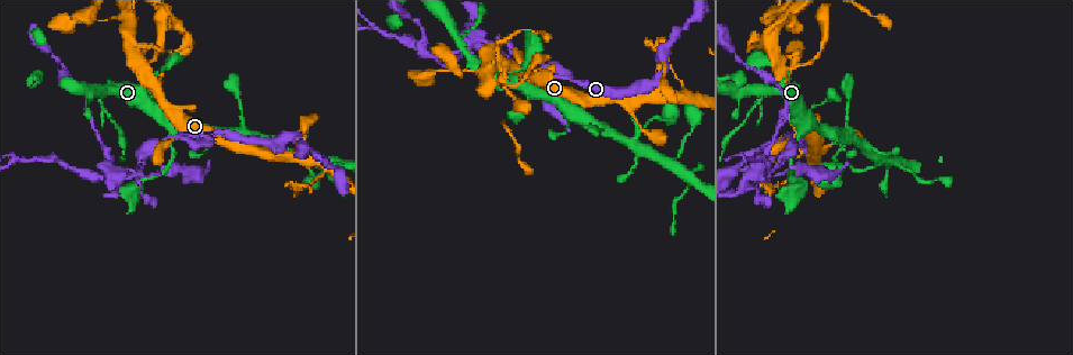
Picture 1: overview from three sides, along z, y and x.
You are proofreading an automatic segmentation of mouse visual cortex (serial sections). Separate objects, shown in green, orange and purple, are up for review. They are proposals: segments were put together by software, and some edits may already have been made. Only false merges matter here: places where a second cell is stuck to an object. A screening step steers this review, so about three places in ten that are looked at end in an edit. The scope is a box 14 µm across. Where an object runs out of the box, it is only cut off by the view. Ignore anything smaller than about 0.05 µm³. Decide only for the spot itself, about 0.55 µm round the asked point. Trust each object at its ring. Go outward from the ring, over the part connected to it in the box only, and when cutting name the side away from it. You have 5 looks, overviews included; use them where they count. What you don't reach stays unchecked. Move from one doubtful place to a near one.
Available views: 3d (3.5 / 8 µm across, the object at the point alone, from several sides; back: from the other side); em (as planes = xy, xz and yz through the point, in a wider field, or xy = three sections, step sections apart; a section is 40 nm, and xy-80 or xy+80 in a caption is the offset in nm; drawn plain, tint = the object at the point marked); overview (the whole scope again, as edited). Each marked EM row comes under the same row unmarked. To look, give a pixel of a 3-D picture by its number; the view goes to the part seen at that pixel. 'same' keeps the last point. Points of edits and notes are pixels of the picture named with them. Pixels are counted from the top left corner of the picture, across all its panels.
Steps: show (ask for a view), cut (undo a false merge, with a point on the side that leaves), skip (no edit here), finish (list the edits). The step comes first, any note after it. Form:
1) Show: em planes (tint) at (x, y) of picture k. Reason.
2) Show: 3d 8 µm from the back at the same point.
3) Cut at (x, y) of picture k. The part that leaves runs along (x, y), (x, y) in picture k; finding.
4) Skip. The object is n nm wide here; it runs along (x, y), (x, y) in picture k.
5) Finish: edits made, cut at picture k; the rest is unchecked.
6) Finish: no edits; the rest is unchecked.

Show: 3d 3.5 µm at (458, 42) of picture 1. Two arms in line, one across.

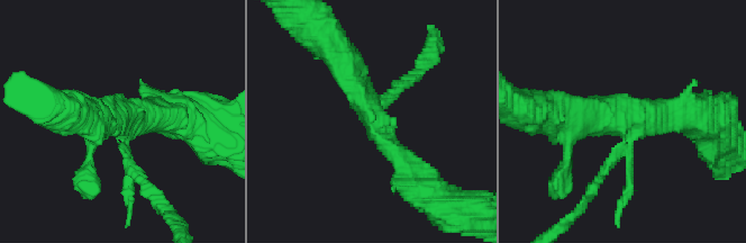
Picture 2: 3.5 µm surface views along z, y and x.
Show: em xy step 1 (tint) at (122, 120) of picture 2.

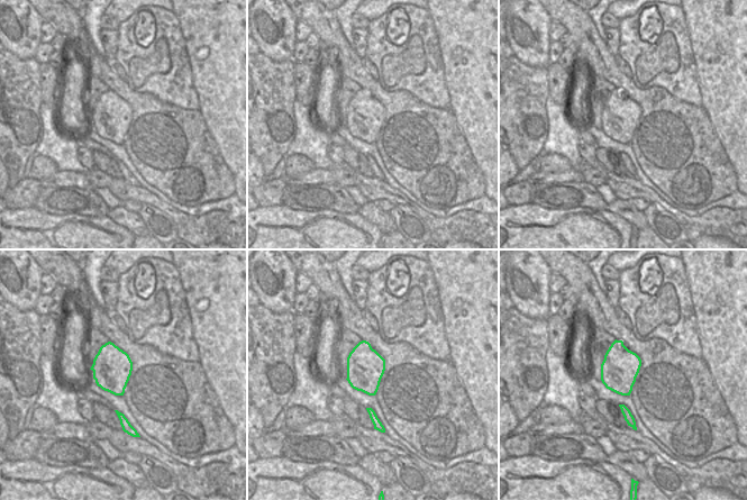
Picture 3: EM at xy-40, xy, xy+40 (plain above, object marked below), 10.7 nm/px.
Cut at (132, 171) of picture 2. The part that leaves runs along (124, 144), (130, 169), (175, 224) in picture 2; a second cell is stuck on.

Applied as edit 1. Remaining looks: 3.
Show: 3d 8 µm from the back at (193, 142) of picture 1. Abrupt turn.

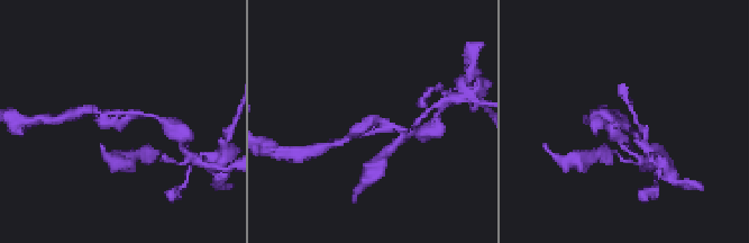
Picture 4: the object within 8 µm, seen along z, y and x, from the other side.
Show: 3d 3.5 µm at (119, 122) of picture 4. Closer look.

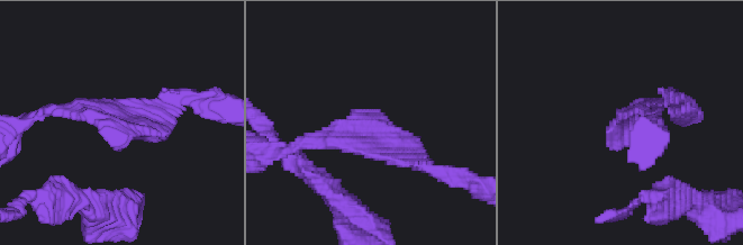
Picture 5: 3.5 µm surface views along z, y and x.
Show: em xy step 5 (tint) at (618, 130) of picture 5.

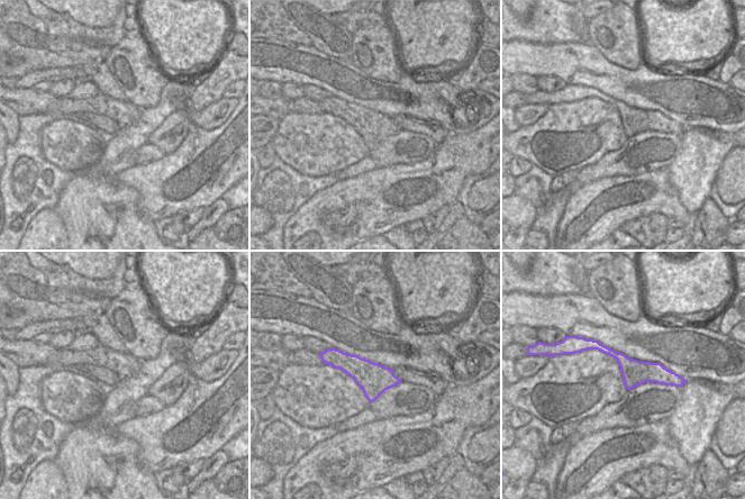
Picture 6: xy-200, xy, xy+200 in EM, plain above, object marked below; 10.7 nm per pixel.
Skip. It runs along (594, 346), (672, 382) in picture 6; one cell here.

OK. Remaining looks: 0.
Finish: edits made, cut at picture 2; the rest is unchecked.

